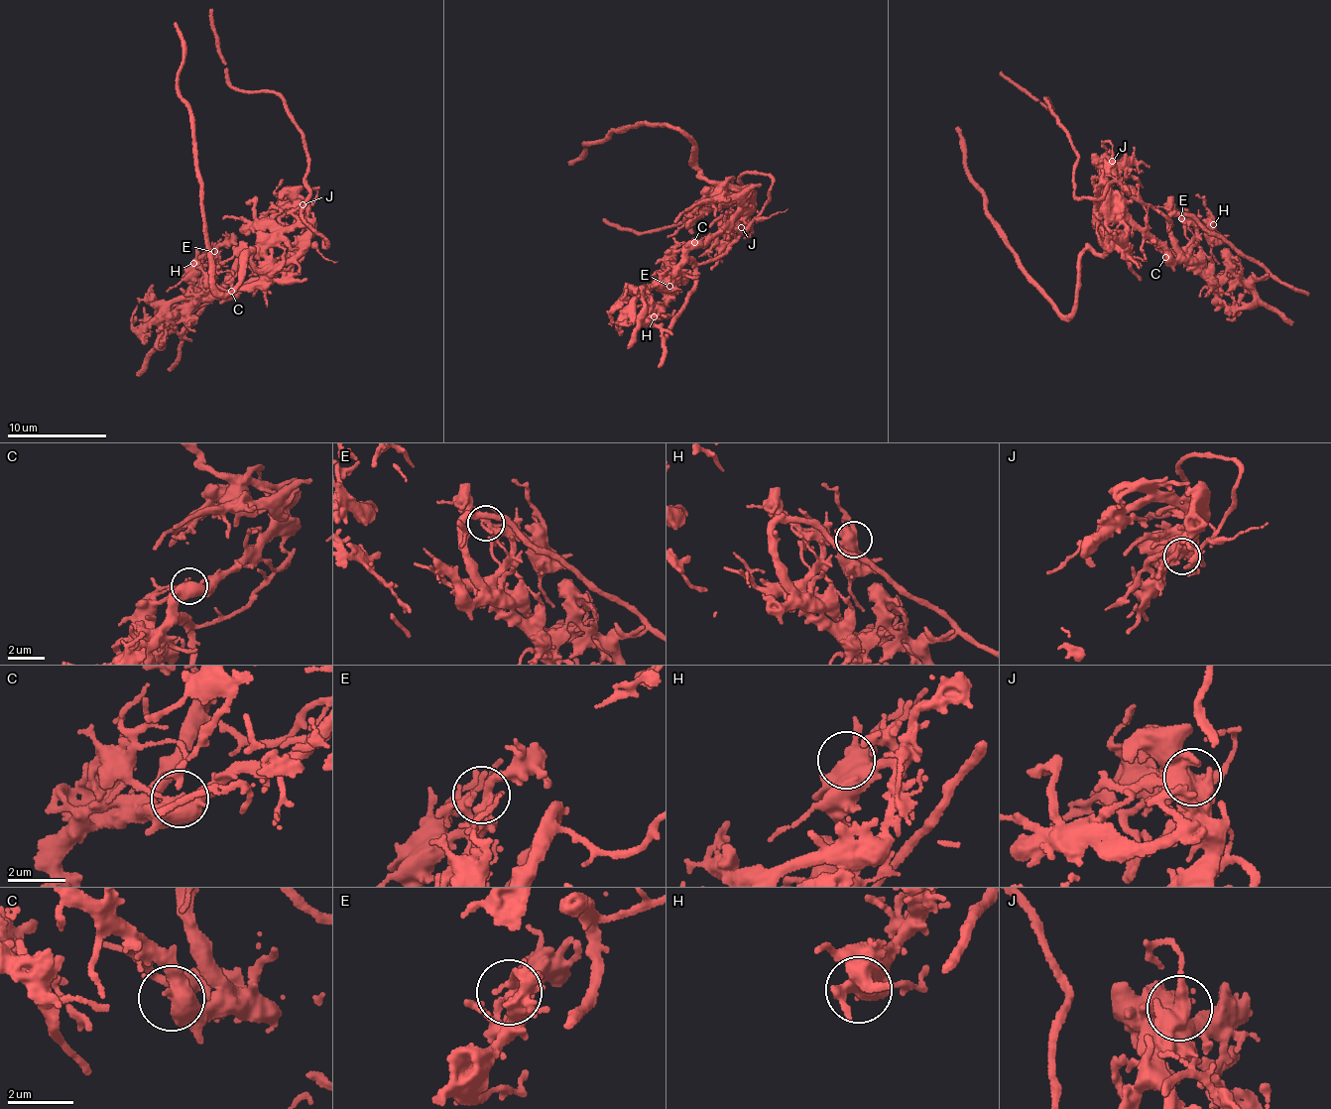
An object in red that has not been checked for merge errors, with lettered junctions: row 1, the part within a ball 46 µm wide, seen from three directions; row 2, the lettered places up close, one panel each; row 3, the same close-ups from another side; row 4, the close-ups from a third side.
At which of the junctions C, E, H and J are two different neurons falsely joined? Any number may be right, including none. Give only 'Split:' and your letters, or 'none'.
Split: C

